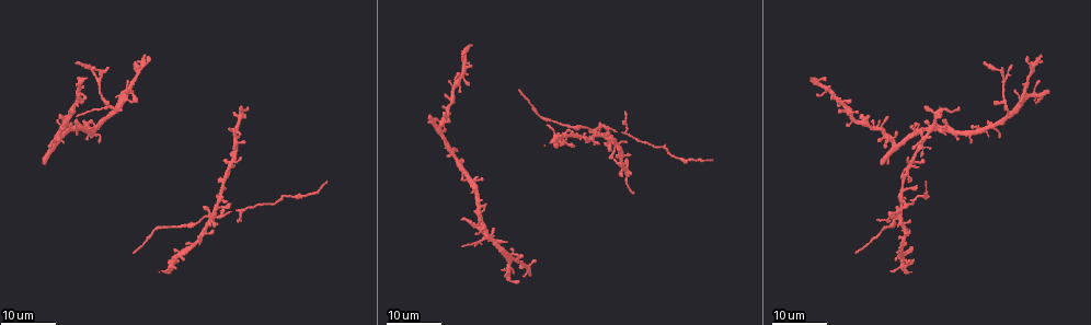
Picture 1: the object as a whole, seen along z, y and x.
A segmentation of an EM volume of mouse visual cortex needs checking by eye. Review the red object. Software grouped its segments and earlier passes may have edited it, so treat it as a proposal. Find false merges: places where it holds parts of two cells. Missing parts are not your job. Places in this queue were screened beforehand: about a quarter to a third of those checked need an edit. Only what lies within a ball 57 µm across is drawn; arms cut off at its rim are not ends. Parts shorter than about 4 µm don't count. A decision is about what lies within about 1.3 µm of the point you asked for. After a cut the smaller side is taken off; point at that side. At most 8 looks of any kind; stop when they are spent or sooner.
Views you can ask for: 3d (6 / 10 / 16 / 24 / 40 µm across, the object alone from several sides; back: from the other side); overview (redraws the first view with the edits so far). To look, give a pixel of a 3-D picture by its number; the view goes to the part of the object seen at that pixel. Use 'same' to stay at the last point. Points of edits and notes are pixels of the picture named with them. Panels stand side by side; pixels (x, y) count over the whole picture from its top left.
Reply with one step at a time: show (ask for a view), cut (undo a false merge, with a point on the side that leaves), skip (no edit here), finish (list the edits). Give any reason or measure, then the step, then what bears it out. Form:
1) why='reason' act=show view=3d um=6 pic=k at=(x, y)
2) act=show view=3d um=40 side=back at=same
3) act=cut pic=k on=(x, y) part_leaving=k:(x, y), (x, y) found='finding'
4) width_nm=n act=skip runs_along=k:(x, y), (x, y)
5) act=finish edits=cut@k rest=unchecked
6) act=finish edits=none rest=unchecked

why='thick turns thin' act=show view=3d um=24 pic=1 at=(913, 203)

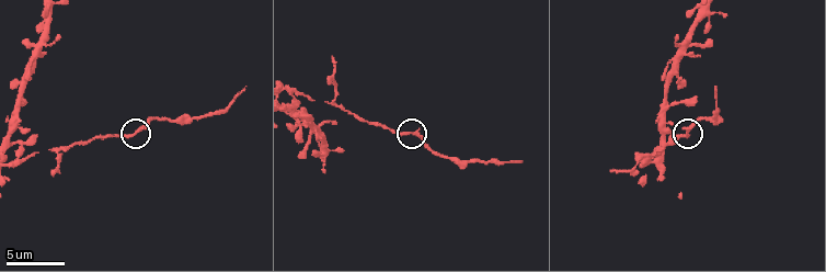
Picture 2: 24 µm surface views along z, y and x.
act=show view=3d um=6 pic=2 at=(406, 132)

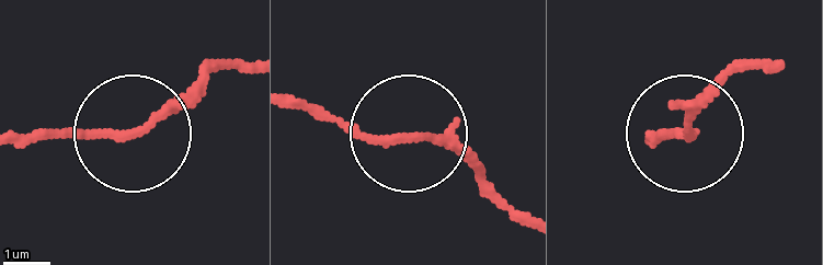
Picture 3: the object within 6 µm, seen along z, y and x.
width_nm=150 act=skip found='continuous, no second cell'

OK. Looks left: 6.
act=show view=3d um=10 pic=2 at=(59, 150)

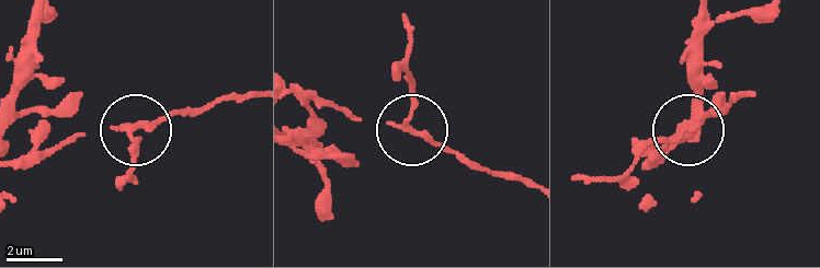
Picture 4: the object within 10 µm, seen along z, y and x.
side_arm_um=5 act=cut pic=4 on=(135, 149) part_leaving=4:(129, 132), (136, 161), (129, 177) found='a second cell is stuck on'

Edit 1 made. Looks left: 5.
act=show view=overview

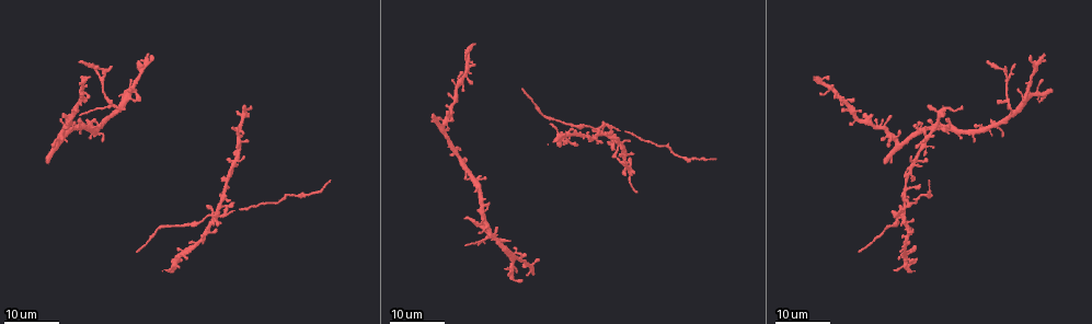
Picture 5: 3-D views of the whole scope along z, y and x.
why='small branch off a trunk' act=show view=3d um=16 pic=5 at=(217, 215)

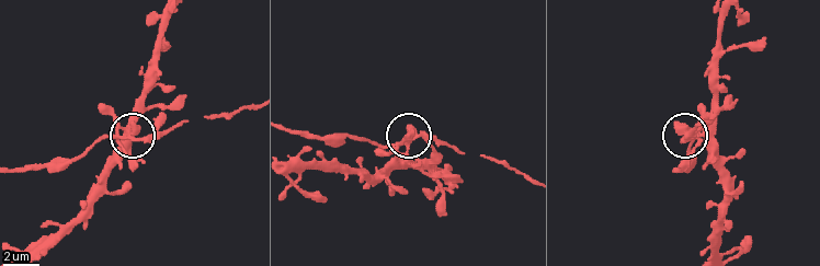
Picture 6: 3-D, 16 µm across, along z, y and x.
act=show view=3d um=10 pic=6 at=(405, 143)

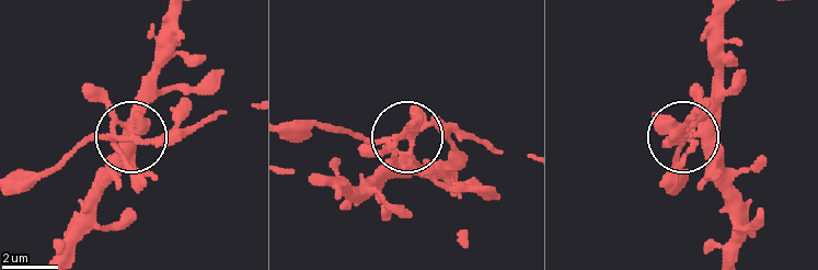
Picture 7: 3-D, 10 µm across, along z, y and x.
side_arm_um=27 act=skip found='one cell here'

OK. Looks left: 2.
why='thick turns thin' act=show view=3d um=16 pic=5 at=(945, 109)

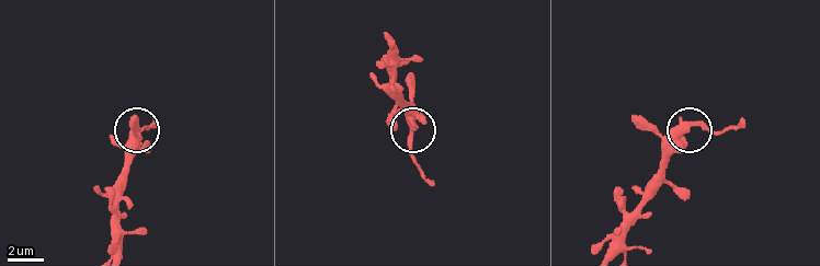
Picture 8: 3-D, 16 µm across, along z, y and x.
act=show view=3d um=10 pic=8 at=(695, 122)

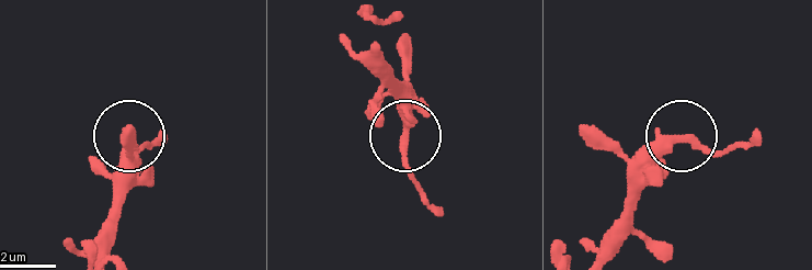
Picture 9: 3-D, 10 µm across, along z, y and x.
act=skip runs_along=9:(597, 254), (673, 141), (741, 147) found='one cell here'

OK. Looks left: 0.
act=finish edits=cut@4 rest=unchecked

